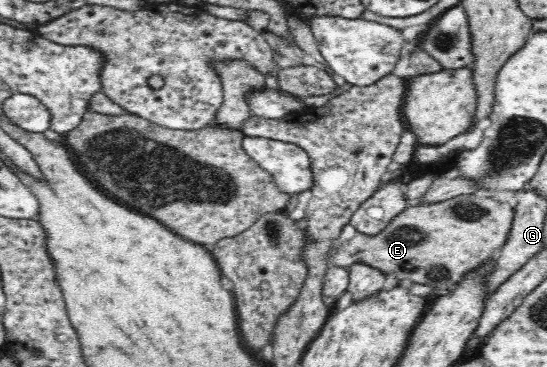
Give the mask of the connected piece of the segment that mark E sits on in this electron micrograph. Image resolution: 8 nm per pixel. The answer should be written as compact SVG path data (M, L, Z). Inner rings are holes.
M475 193L462 194L438 203L419 203L403 209L397 218L376 235L358 233L350 240L342 242L330 262L341 268L348 268L355 262L372 266L383 274L395 274L398 282L407 280L413 284L427 284L441 294L447 294L467 273L479 265L494 260L507 240L514 208L506 202L499 202L491 197L477 197Z

